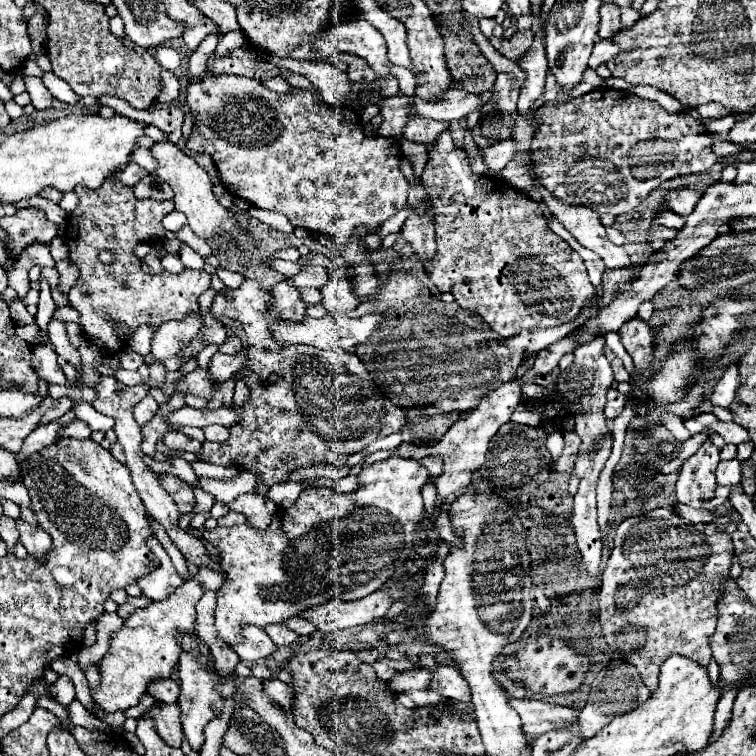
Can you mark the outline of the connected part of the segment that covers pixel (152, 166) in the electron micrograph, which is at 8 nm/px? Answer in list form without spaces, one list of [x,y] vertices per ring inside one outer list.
[[[136,148],[136,152],[132,154],[132,160],[138,164],[138,166],[142,166],[146,172],[154,172],[156,168],[158,168],[158,162],[156,162],[156,158],[150,154],[150,150],[146,150],[146,148]]]

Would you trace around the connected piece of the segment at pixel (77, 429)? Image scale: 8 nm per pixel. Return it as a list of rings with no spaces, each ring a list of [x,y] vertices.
[[[74,420],[68,428],[64,428],[64,436],[70,436],[70,438],[78,438],[78,440],[84,440],[84,438],[90,438],[90,428],[88,424],[84,424],[82,420]]]

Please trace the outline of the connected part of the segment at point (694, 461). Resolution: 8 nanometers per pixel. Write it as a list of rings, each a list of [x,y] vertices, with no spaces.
[[[704,442],[700,450],[682,464],[674,488],[676,500],[692,508],[704,508],[704,504],[716,492],[714,470],[718,462],[720,462],[720,450],[712,442]]]

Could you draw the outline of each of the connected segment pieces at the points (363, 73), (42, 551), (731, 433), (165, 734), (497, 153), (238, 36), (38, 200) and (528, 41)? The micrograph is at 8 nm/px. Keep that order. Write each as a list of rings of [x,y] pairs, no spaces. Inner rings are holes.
[[[338,54],[338,56],[332,56],[332,58],[326,58],[328,62],[336,62],[336,60],[344,60],[348,65],[347,74],[350,80],[354,82],[362,82],[362,80],[367,80],[371,82],[376,78],[376,75],[372,68],[368,65],[368,62],[360,56],[346,56],[346,54]]]
[[[22,518],[16,520],[16,528],[20,530],[20,542],[28,550],[28,554],[36,556],[36,560],[44,560],[48,556],[48,552],[52,550],[52,540],[50,540],[48,532],[32,528]]]
[[[714,422],[710,426],[710,430],[716,432],[716,434],[720,434],[724,438],[724,442],[728,442],[728,444],[736,444],[738,446],[738,444],[750,440],[748,430],[742,428],[742,426],[738,426],[736,422]]]
[[[154,704],[144,714],[156,718],[156,730],[158,730],[158,734],[172,748],[180,748],[182,738],[184,738],[184,732],[182,732],[182,712],[180,712],[178,704],[166,704],[166,706]]]
[[[502,140],[502,142],[498,142],[494,148],[490,148],[486,154],[484,154],[484,160],[486,160],[486,164],[490,166],[490,170],[494,170],[494,172],[498,172],[498,170],[502,170],[512,158],[514,158],[514,154],[516,154],[516,140]]]
[[[238,30],[238,32],[228,32],[228,34],[224,34],[224,36],[220,38],[214,56],[216,56],[216,58],[224,58],[230,50],[236,50],[236,48],[240,48],[240,46],[244,46],[244,34],[242,34],[240,30]]]
[[[32,196],[32,198],[26,198],[26,200],[22,200],[22,202],[14,202],[14,206],[16,206],[16,208],[36,206],[36,208],[40,208],[40,210],[44,210],[46,216],[48,216],[48,220],[56,222],[58,226],[60,226],[60,224],[66,224],[66,220],[68,220],[68,214],[66,214],[58,204],[54,204],[54,202],[50,202],[50,200],[42,198],[42,196]]]
[[[516,32],[510,40],[492,40],[492,46],[506,58],[516,60],[520,54],[524,54],[532,46],[532,34],[526,36],[528,32]]]

